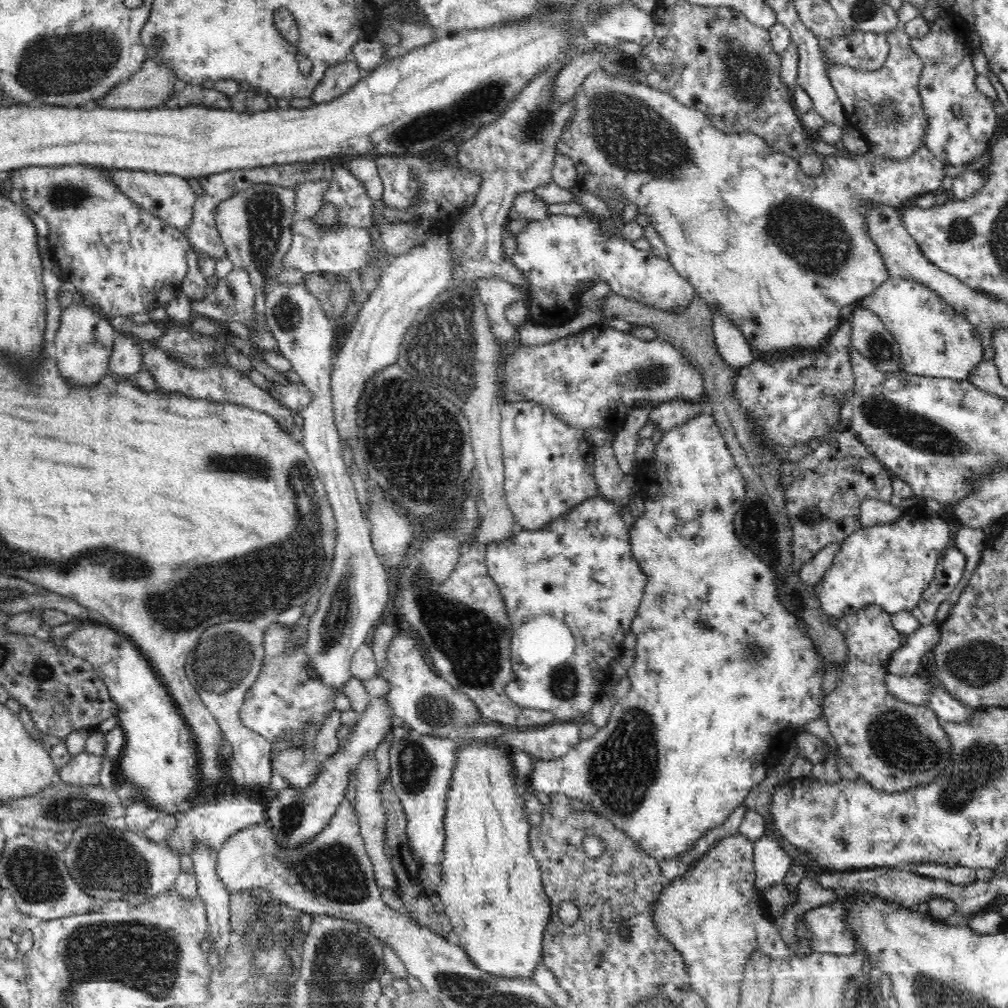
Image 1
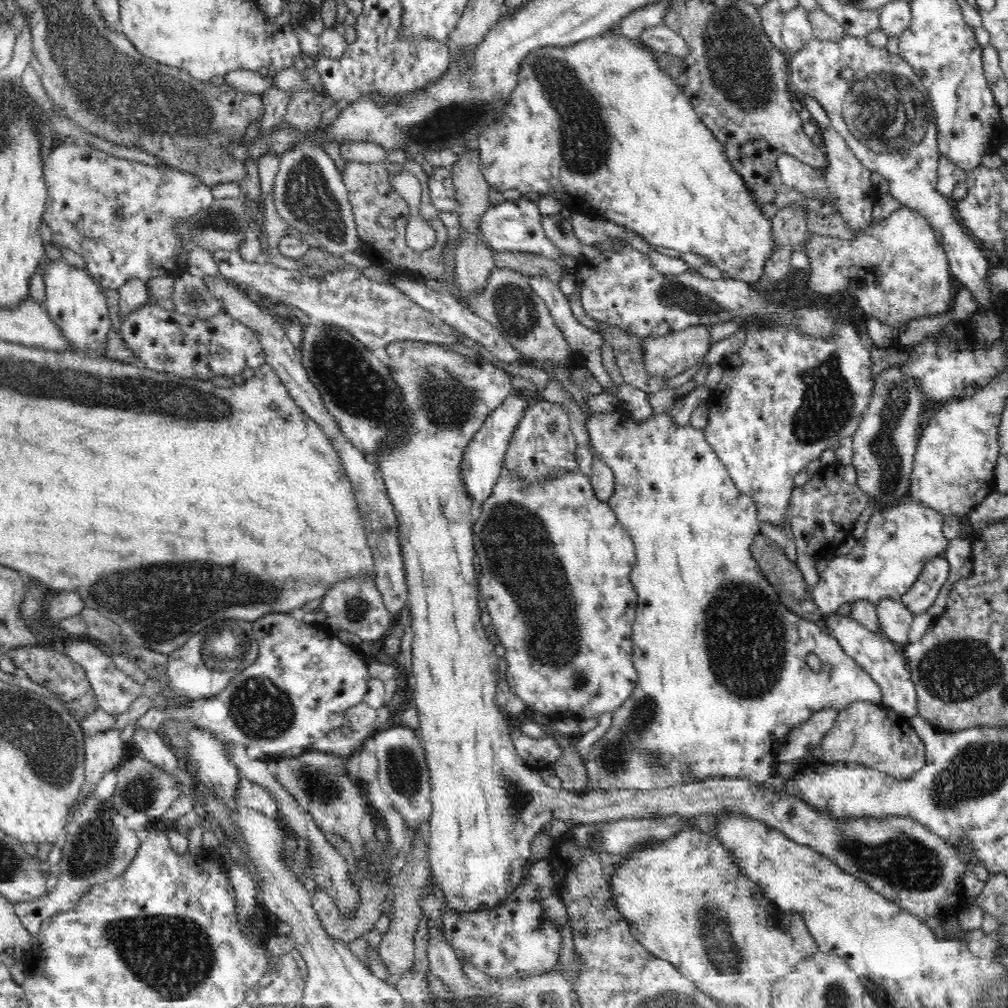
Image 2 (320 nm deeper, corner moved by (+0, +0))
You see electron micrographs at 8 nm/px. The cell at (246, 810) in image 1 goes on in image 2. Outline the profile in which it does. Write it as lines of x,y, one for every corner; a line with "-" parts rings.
242,777
236,790
236,803
238,807
248,807
264,813
266,816
275,819
278,816
278,803
274,801
274,797
268,793
266,787
262,787
256,782

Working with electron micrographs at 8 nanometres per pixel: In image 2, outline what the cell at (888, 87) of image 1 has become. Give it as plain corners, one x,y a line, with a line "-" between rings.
848,34
838,42
822,41
817,38
805,42
798,52
788,57
788,65
790,92
799,99
811,96
824,107
832,127
842,136
858,161
872,173
884,176
889,184
890,195
900,201
901,207
908,207
924,216
935,232
937,240
944,247
954,280
970,290
972,300
978,302
979,309
996,309
1003,298
986,286
990,268
988,260
982,256
975,240
966,235
958,217
952,215
953,210
947,198
937,190
940,152
936,112
930,102
928,90
912,66
900,54
890,54
886,48
872,46
867,37
854,37

